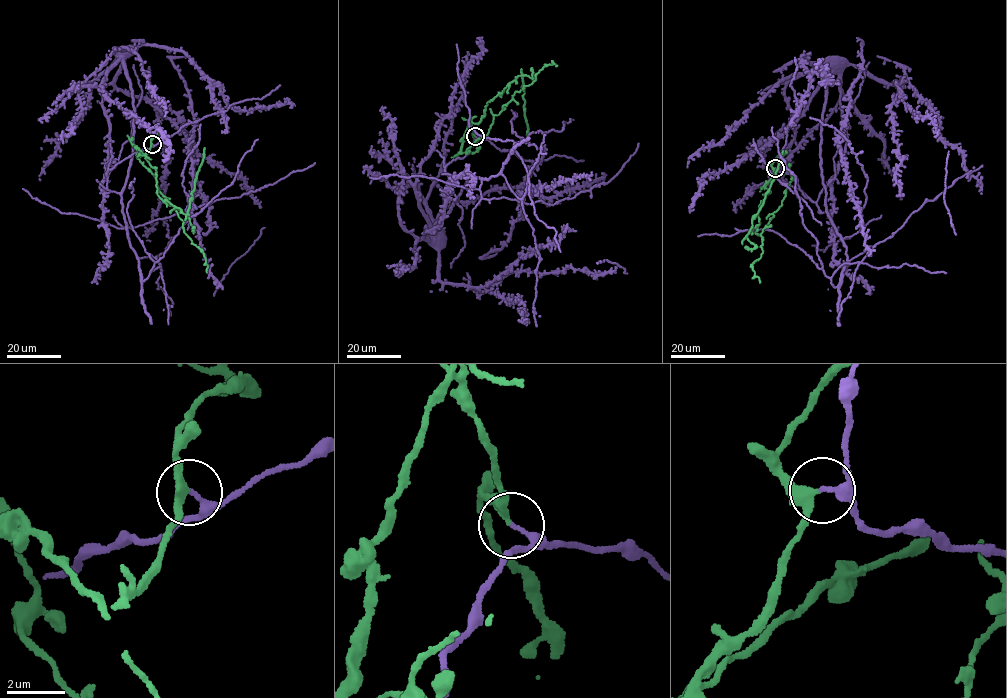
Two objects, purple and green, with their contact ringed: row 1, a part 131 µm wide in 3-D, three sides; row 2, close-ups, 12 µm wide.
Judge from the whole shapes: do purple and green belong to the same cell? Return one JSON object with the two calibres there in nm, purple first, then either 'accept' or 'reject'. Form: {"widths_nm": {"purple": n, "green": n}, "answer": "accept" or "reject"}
{"widths_nm": {"purple": 180, "green": 240}, "answer": "reject"}

